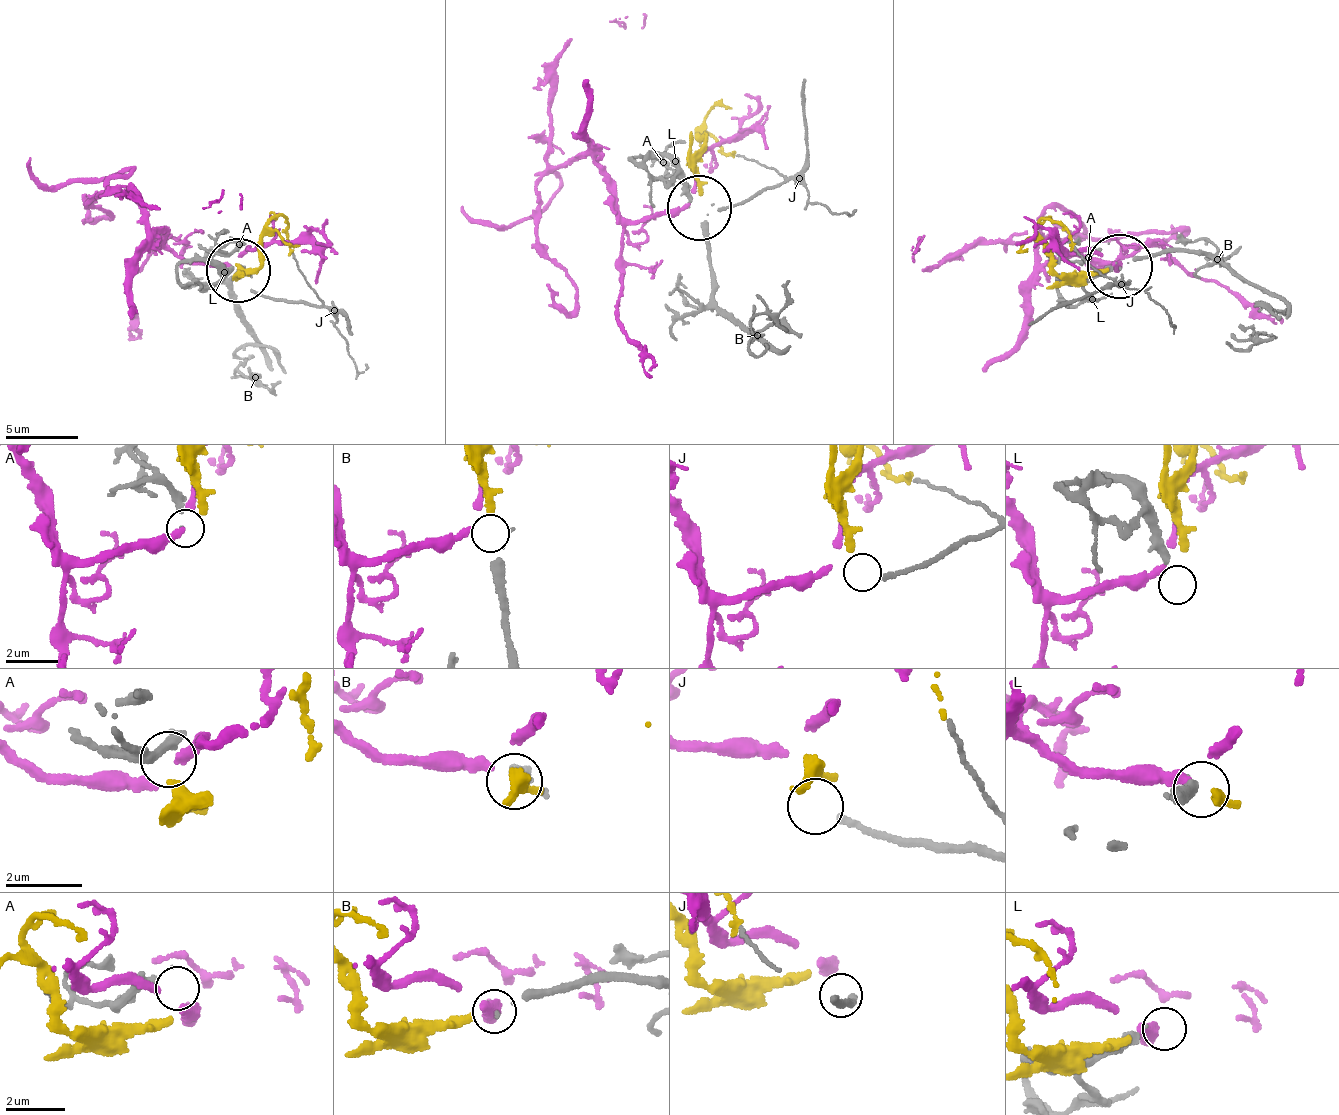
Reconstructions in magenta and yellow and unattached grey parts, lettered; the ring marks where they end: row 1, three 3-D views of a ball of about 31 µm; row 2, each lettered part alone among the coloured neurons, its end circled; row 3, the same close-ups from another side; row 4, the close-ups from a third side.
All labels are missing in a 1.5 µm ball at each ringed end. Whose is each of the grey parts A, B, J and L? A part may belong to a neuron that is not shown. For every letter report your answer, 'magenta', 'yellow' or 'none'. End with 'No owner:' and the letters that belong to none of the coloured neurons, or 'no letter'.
A: magenta
B: yellow
J: none
L: none
No owner: J, L

